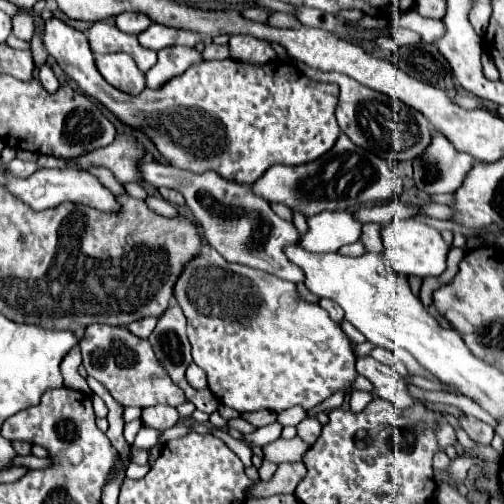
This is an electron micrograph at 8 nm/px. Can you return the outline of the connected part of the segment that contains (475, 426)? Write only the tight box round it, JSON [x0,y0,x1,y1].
[460,415,494,445]

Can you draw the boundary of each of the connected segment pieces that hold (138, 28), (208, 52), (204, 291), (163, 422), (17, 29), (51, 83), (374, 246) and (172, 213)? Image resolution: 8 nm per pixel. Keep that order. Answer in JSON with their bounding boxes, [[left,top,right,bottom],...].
[[116,11,152,33],[202,43,230,60],[174,249,358,413],[141,405,180,431],[12,13,34,42],[38,65,60,93],[362,223,382,253],[145,196,178,217]]

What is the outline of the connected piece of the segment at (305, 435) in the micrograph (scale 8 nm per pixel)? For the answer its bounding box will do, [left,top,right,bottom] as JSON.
[296,419,322,445]

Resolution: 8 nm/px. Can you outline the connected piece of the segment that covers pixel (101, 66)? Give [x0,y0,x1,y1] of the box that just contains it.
[96,53,146,95]

